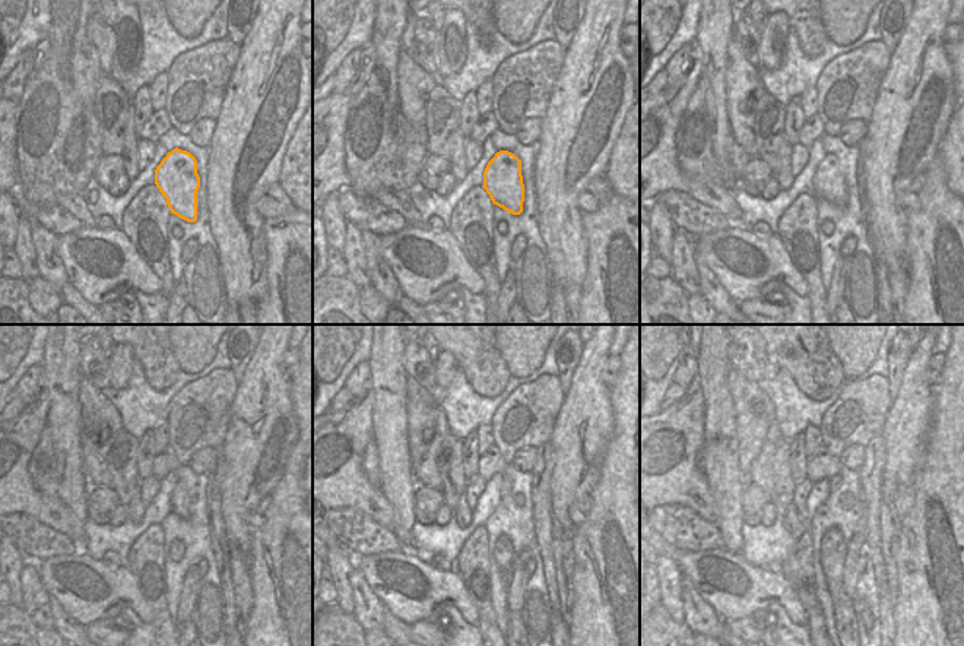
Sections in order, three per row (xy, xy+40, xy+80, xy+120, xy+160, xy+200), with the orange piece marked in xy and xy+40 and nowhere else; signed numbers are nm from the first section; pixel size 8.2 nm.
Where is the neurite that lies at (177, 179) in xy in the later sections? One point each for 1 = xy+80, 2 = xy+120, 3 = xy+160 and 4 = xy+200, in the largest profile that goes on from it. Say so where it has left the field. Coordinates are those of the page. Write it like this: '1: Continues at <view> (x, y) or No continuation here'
1: Continues at xy+80 (828, 181)
2: Continues at xy+120 (178, 497)
3: Continues at xy+160 (506, 487)
4: Continues at xy+200 (833, 483)

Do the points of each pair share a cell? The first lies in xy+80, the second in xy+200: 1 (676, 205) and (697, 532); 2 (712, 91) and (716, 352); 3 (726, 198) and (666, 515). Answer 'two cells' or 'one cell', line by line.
1: one cell
2: one cell
3: two cells

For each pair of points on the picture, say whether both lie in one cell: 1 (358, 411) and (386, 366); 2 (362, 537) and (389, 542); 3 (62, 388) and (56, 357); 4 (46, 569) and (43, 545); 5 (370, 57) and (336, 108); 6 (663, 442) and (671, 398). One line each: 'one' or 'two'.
1: two
2: one
3: one
4: two
5: one
6: two

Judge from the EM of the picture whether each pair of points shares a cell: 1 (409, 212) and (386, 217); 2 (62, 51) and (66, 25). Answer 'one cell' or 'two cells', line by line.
1: two cells
2: one cell

